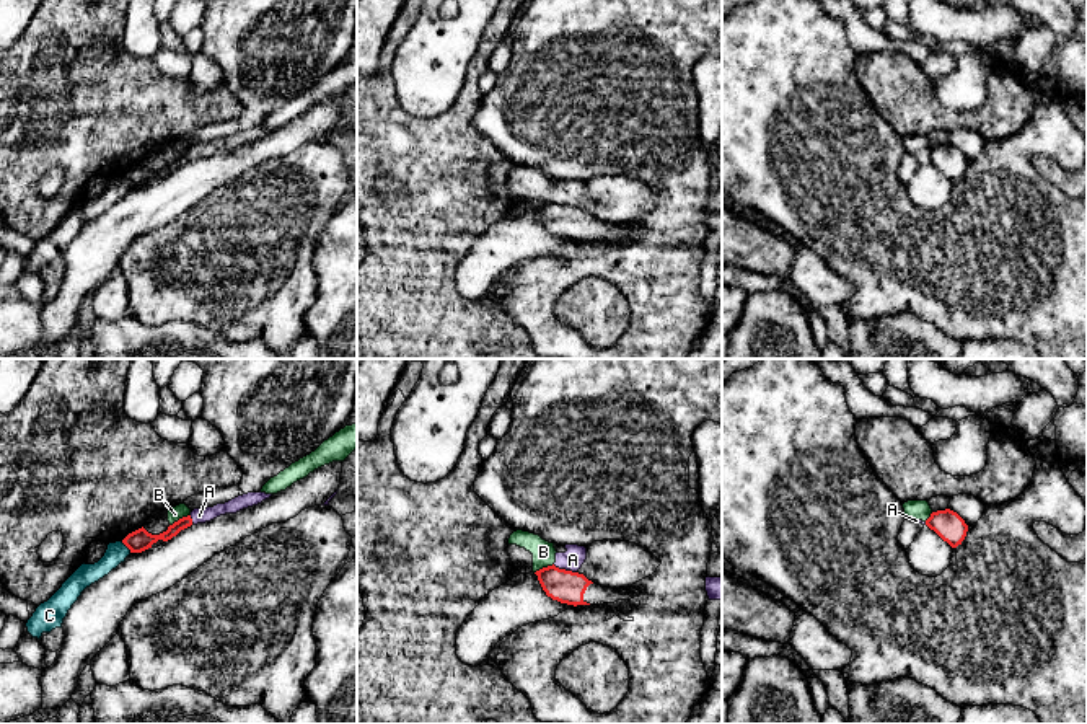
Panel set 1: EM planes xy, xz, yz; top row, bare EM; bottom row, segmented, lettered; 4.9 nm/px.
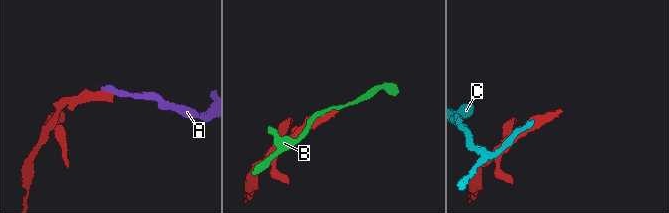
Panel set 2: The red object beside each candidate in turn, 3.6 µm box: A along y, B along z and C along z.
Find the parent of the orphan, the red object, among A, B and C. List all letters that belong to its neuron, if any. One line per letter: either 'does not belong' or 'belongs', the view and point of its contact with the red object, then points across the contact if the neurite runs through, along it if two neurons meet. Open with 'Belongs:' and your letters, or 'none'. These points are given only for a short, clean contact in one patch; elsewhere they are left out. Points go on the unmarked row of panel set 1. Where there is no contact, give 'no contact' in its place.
Belongs: none
A: does not belong | xz (564, 204) | along xz (553, 199), (576, 207)
B: does not belong | xy (180, 154) | along xy (189, 149), (170, 160)
C: does not belong | xy (126, 180)

